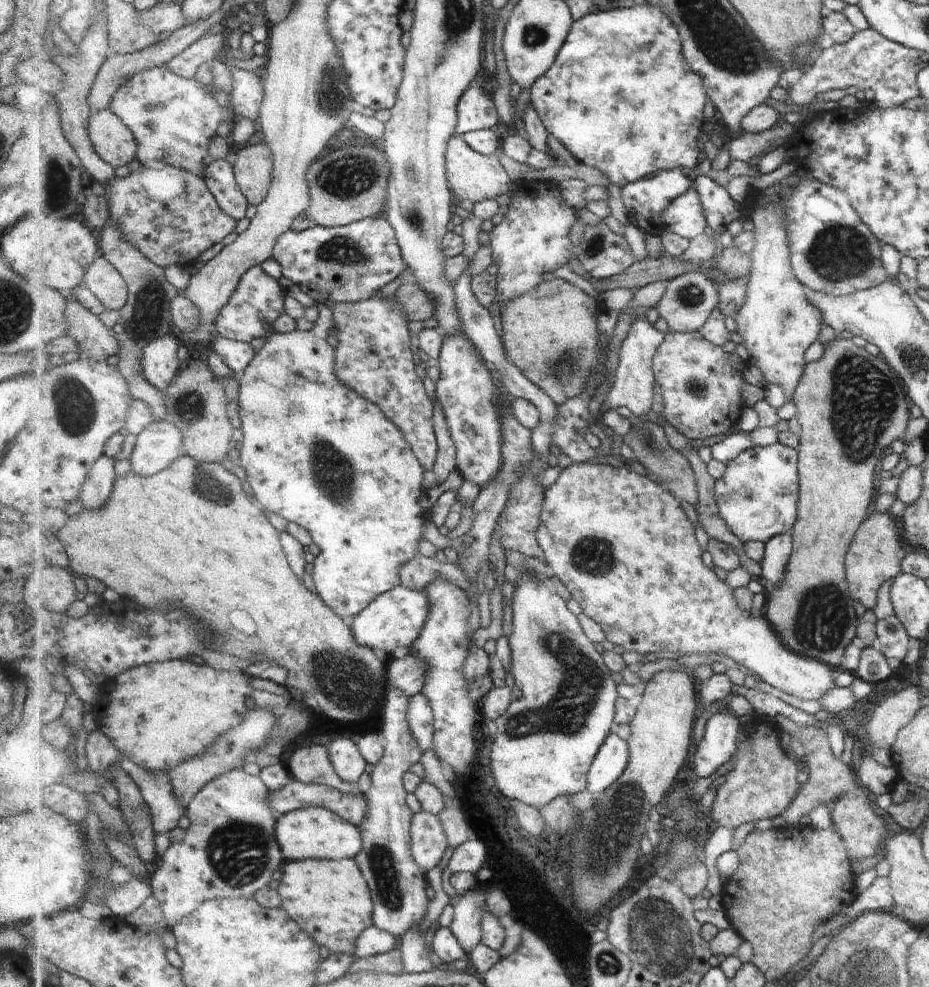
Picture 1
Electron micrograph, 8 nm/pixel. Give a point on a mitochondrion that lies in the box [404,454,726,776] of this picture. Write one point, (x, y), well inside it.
(568, 712)

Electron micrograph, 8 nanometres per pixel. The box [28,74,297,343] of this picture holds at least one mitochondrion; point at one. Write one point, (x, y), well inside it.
(59, 189)

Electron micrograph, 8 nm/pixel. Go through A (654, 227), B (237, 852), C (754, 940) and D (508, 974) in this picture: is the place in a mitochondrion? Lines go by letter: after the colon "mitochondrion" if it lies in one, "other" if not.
A: other
B: mitochondrion
C: other
D: other

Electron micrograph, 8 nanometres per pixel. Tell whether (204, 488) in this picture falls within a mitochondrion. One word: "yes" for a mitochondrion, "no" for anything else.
yes

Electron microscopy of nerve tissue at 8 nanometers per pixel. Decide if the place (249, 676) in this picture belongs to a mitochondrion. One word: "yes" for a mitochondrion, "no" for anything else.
no

